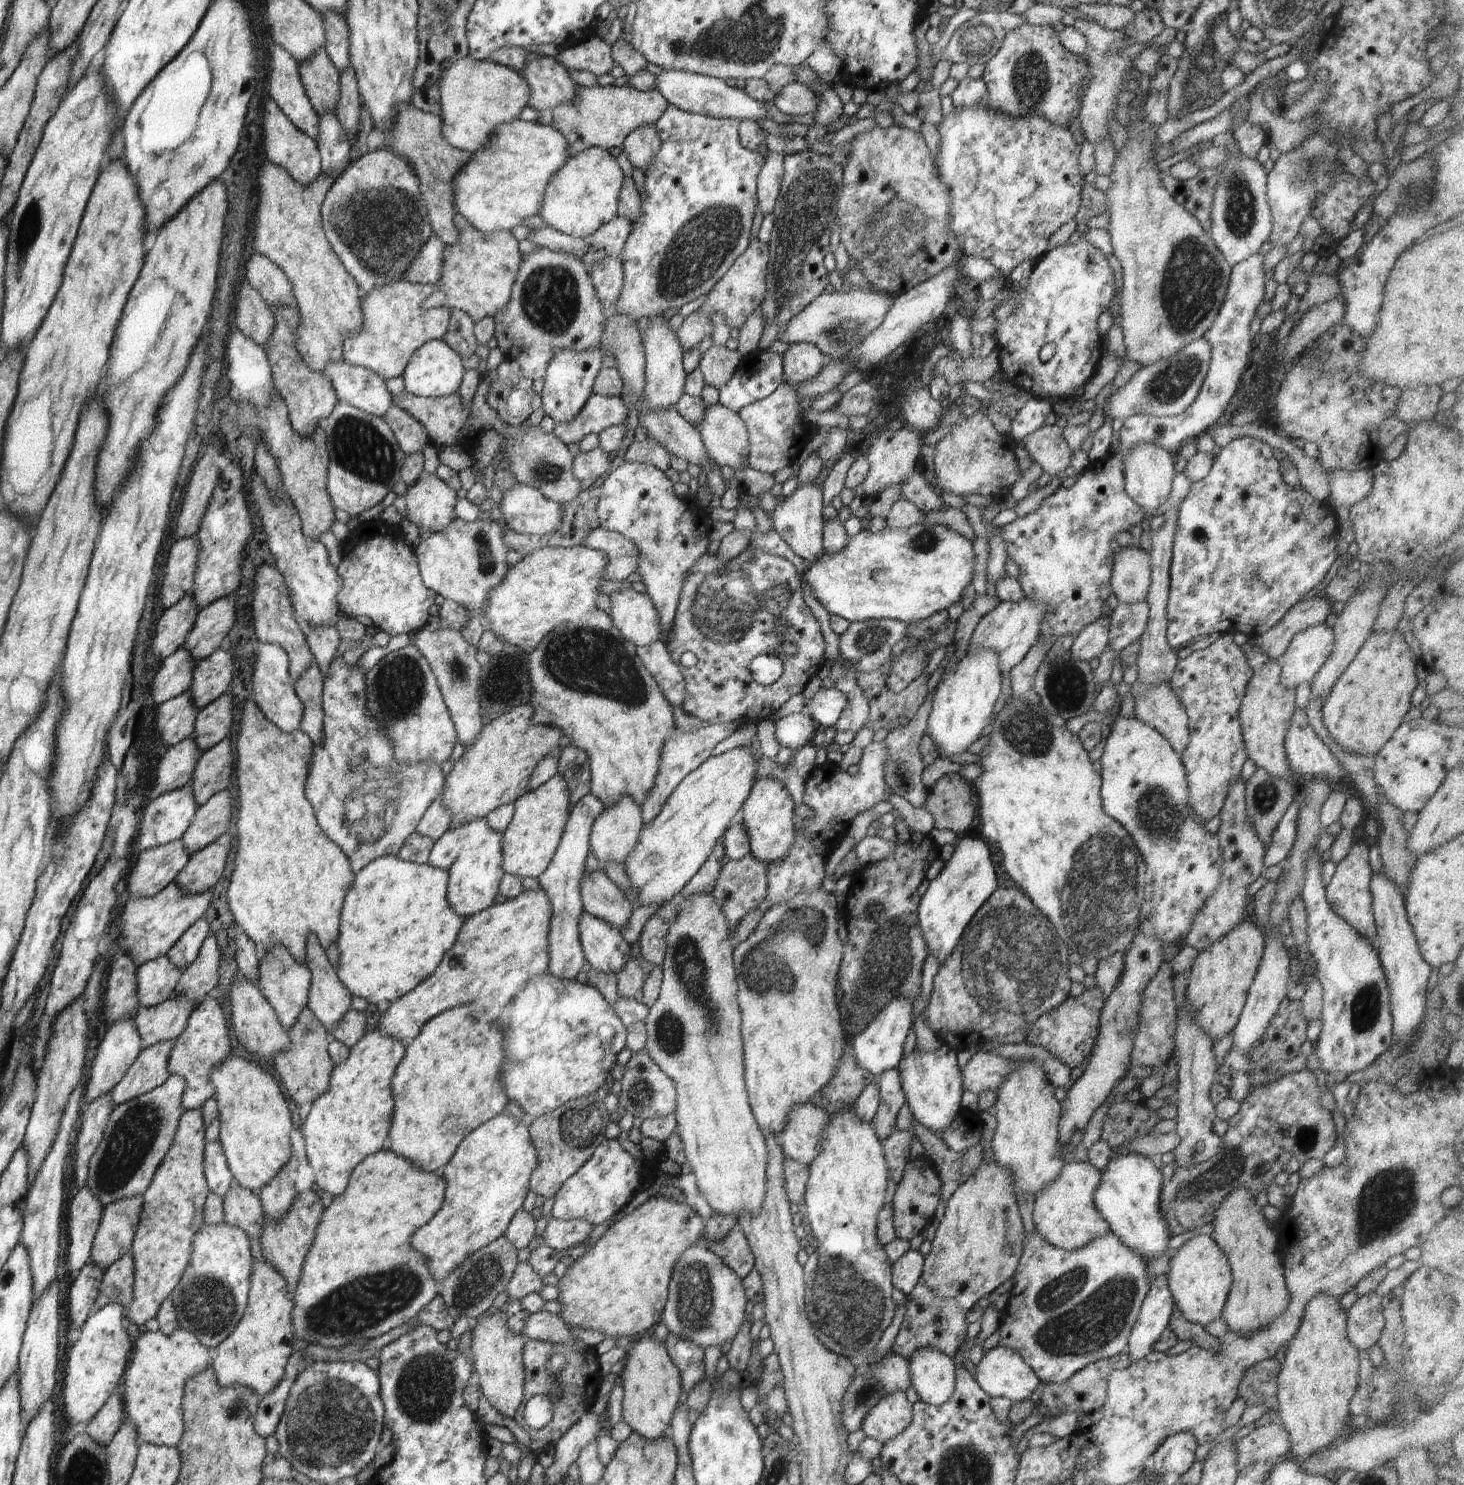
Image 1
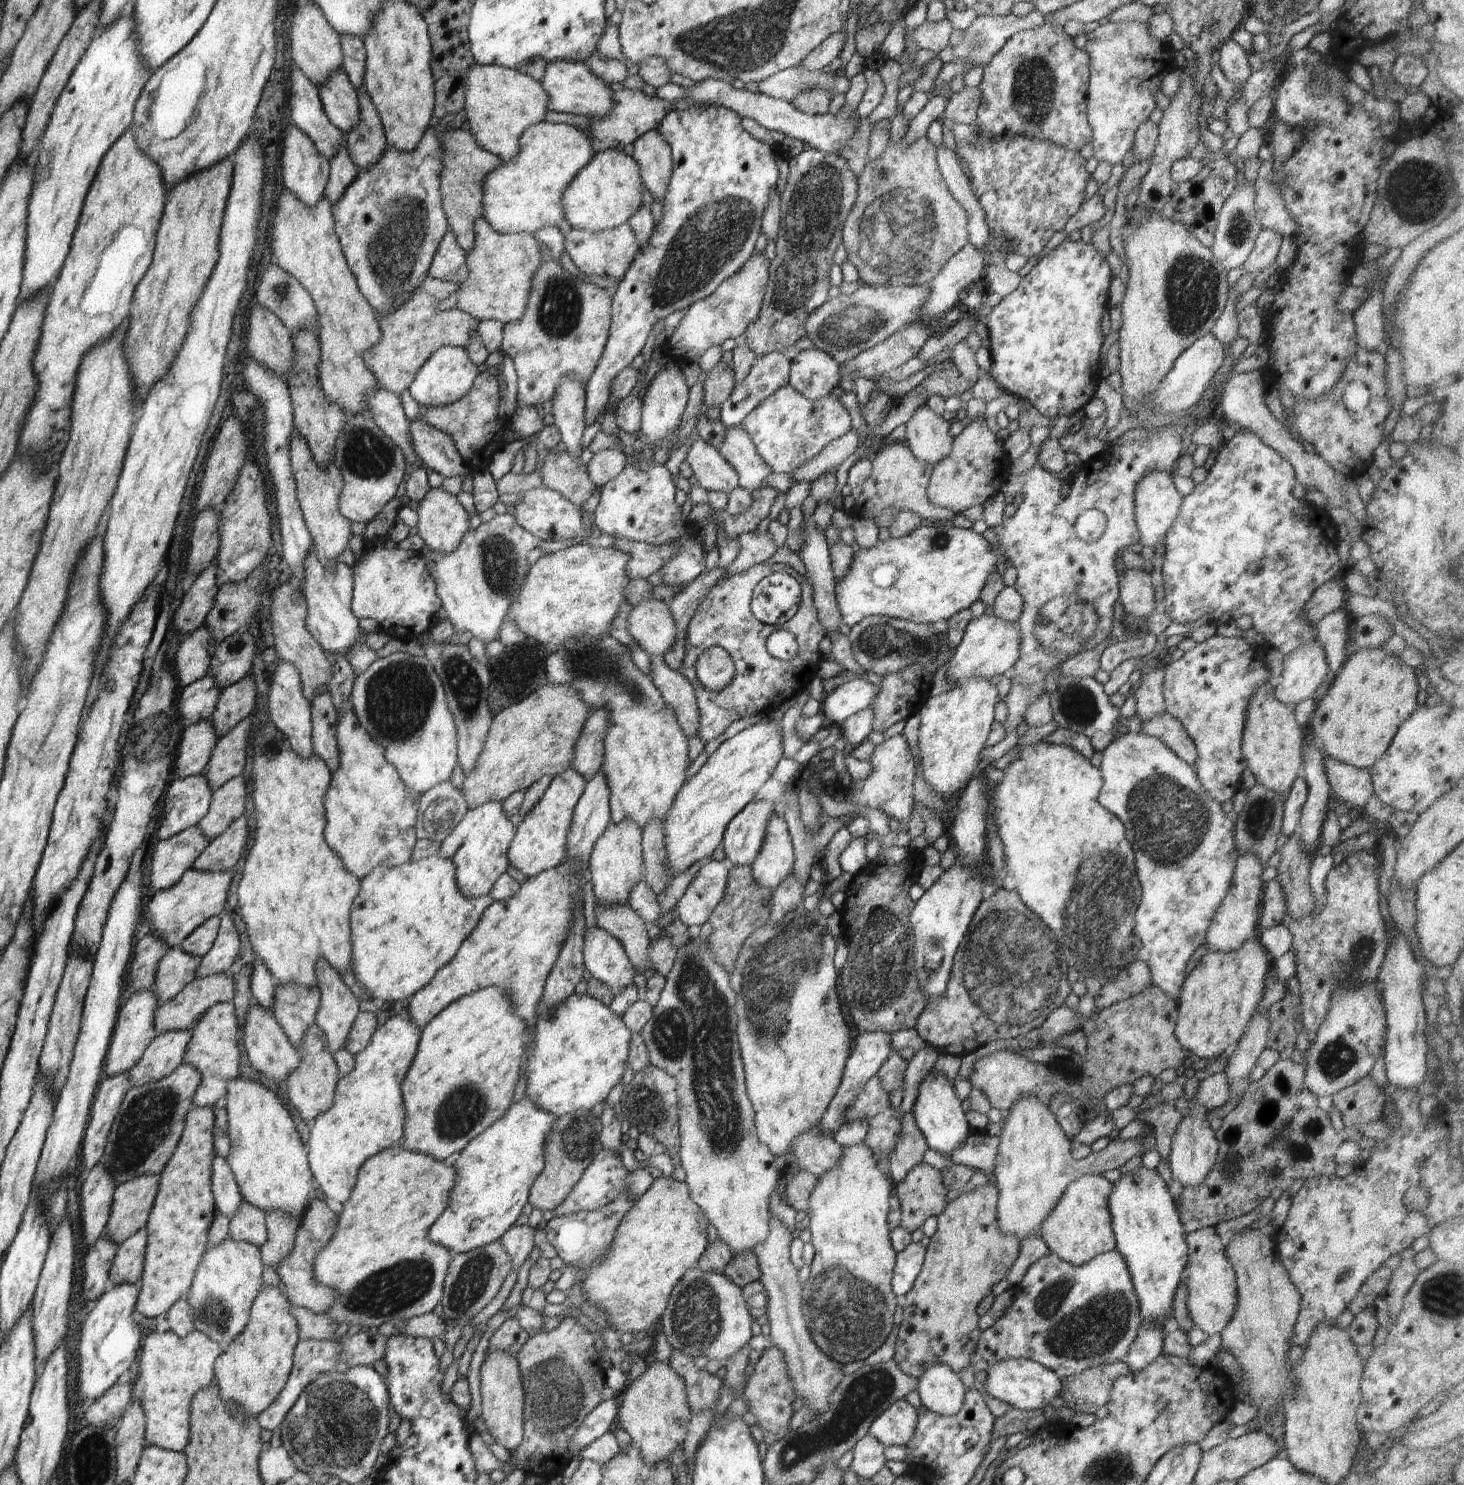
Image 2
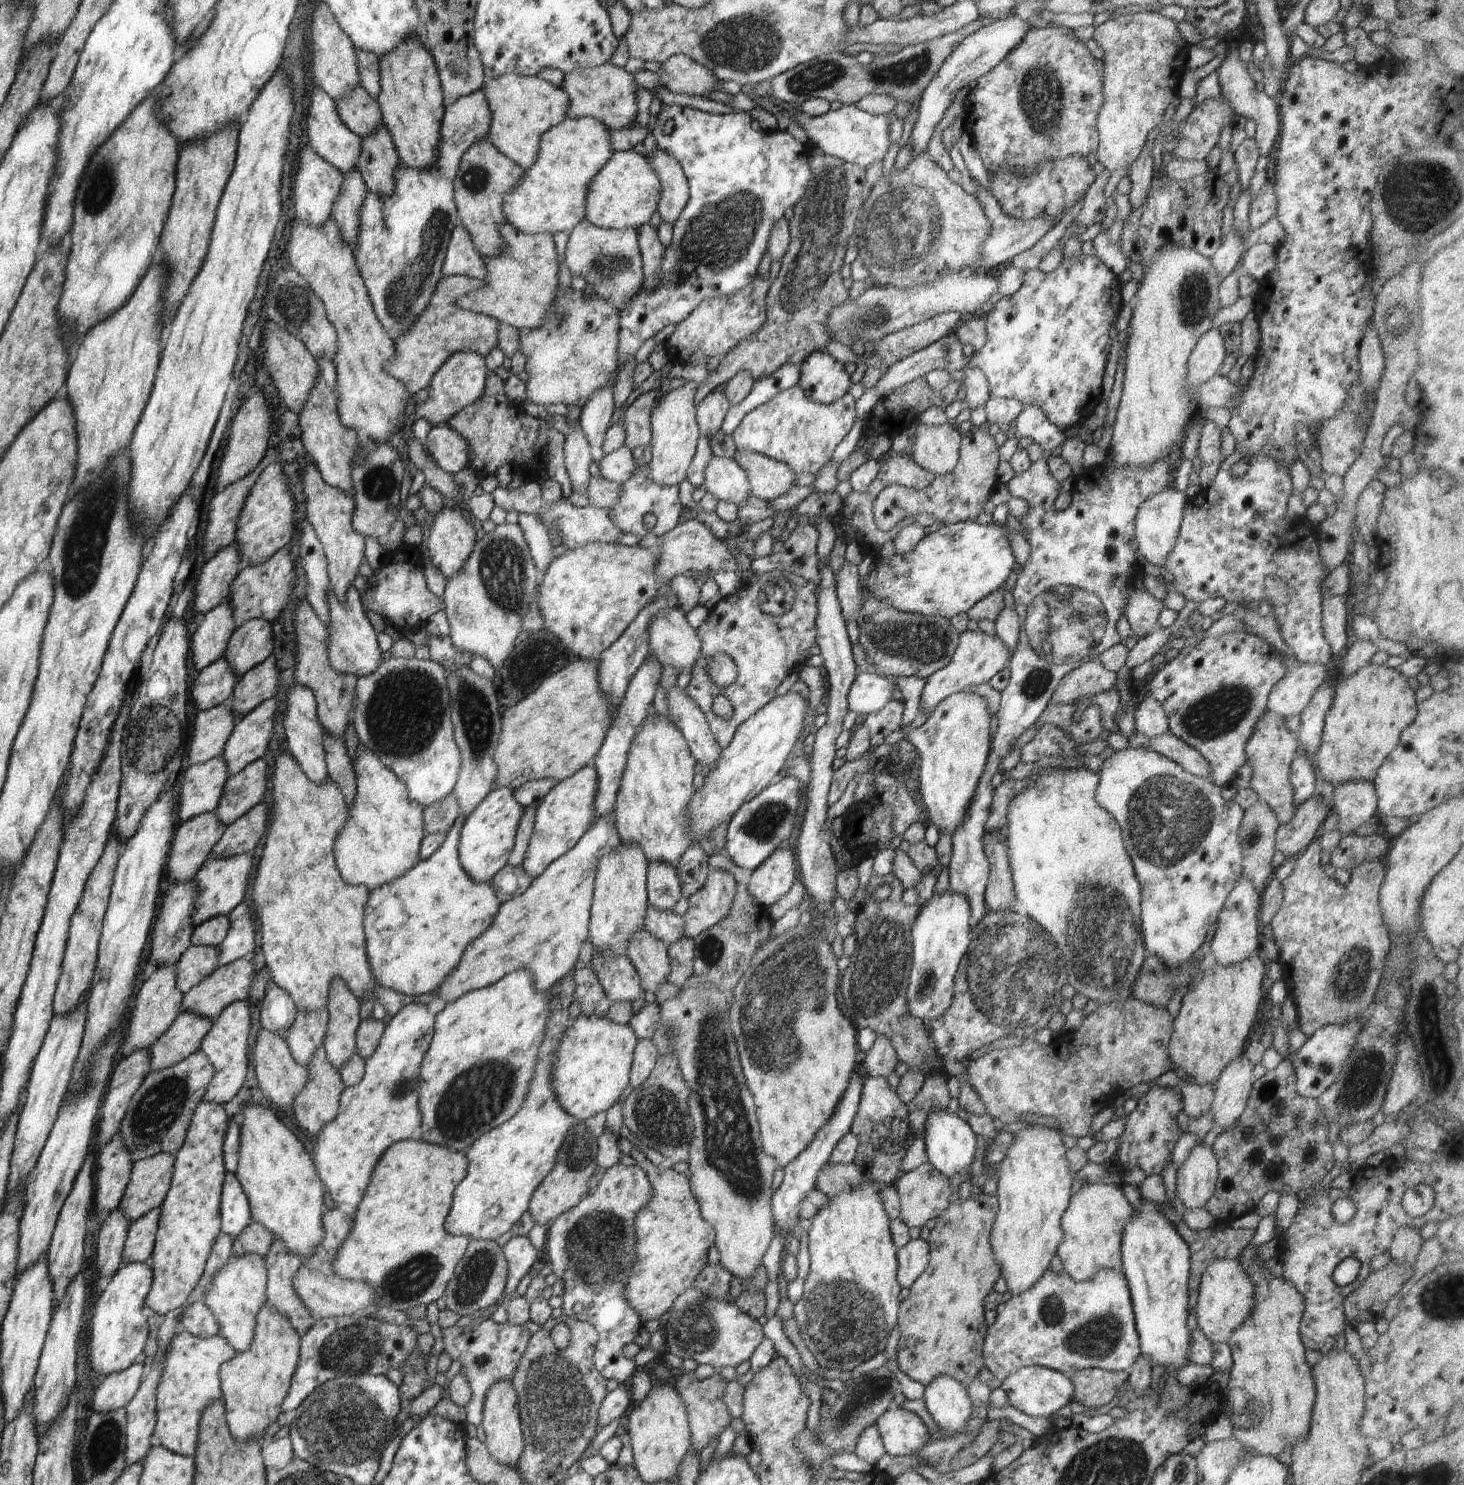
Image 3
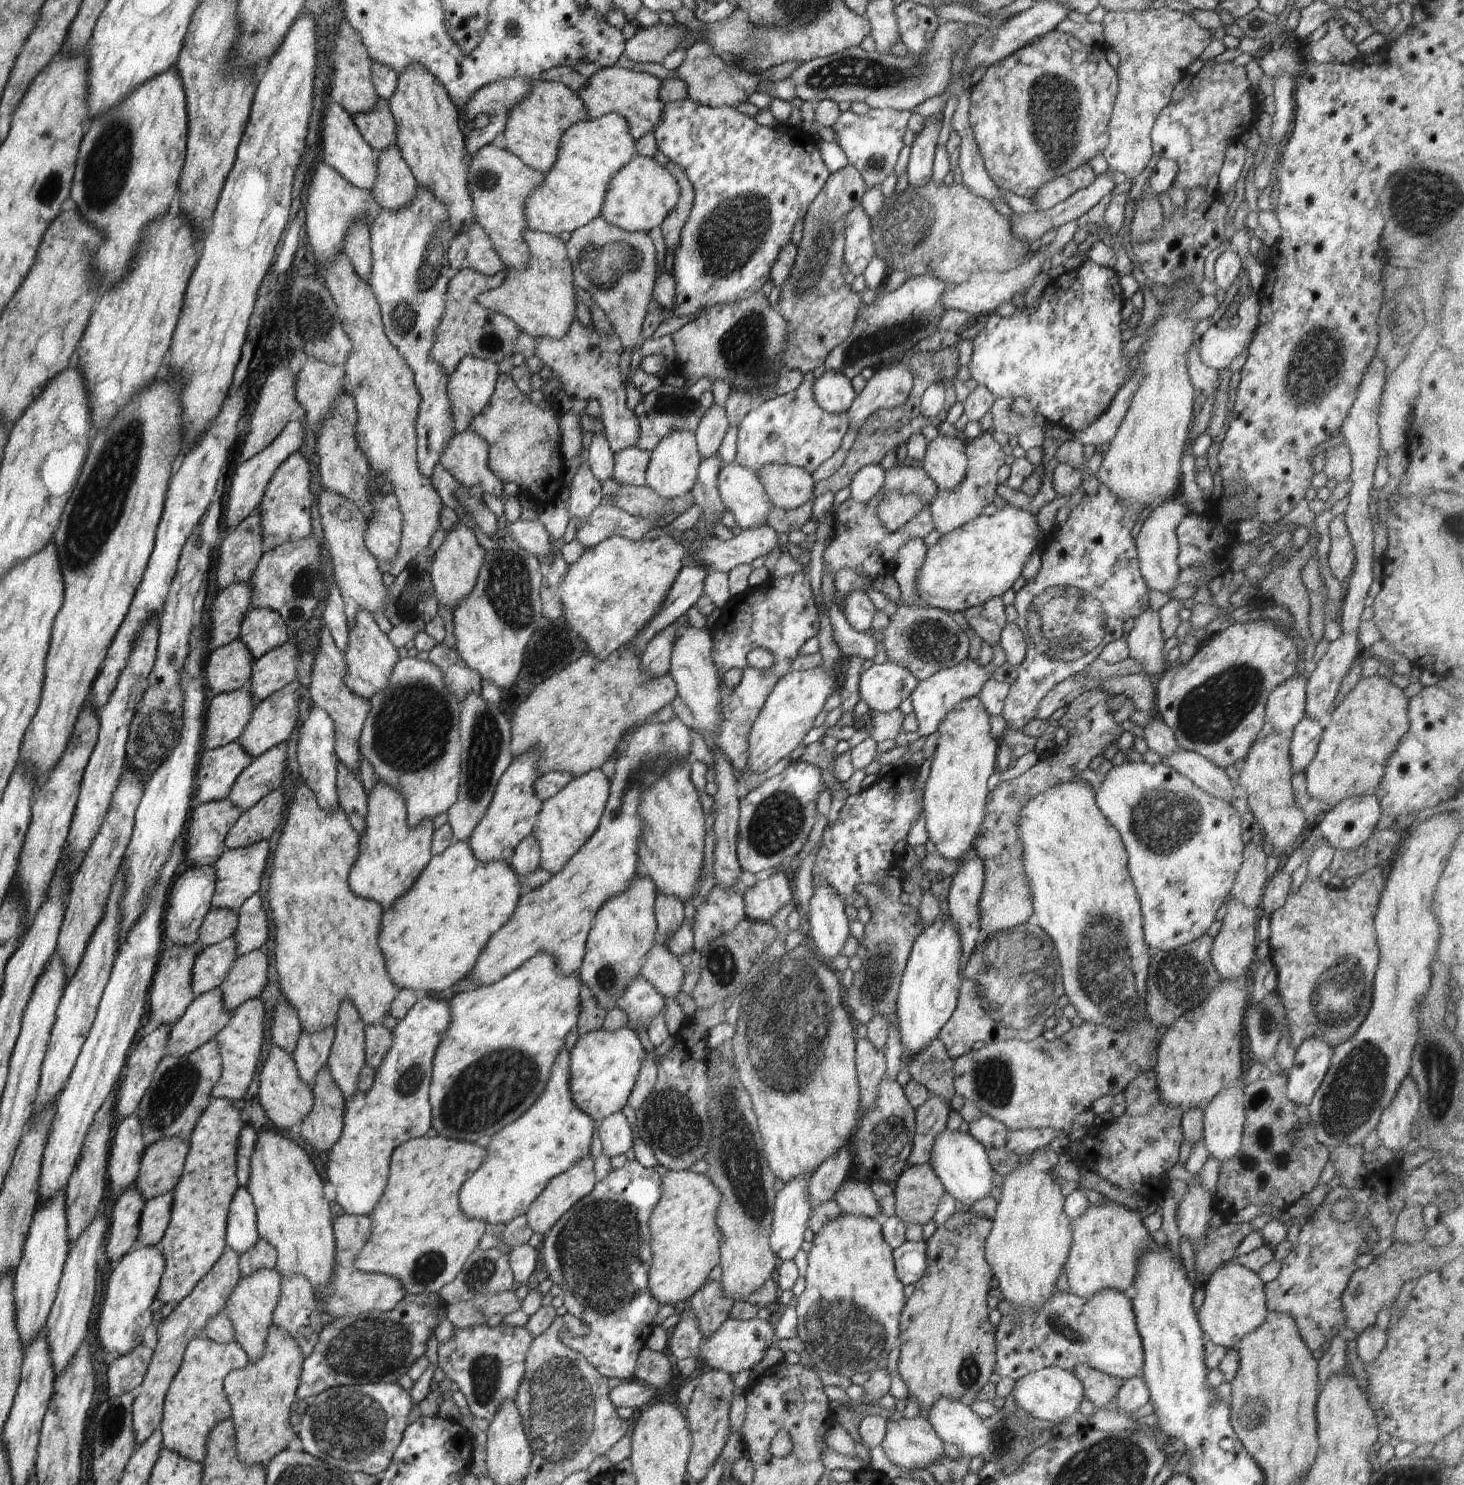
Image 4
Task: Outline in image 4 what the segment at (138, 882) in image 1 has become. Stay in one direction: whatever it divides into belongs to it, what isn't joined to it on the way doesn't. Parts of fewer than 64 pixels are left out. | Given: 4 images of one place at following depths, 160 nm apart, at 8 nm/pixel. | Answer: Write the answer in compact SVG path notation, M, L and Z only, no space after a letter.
M230 799L210 801L190 810L190 818L186 825L185 845L183 855L188 864L193 867L212 867L225 849L225 838L228 831L236 824L243 811Z

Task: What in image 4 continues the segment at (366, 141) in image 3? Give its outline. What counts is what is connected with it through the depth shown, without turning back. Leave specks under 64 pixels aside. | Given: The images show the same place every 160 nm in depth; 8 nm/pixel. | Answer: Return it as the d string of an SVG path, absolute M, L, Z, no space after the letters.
M397 145L387 146L378 154L375 185L370 194L382 209L399 209L409 205L419 185Z

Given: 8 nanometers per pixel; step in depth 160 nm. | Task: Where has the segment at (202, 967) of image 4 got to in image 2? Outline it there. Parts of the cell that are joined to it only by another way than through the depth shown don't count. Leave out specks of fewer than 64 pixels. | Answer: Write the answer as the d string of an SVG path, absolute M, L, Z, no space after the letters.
M170 947L158 961L151 991L160 1005L172 1000L187 984L194 981L201 958Z

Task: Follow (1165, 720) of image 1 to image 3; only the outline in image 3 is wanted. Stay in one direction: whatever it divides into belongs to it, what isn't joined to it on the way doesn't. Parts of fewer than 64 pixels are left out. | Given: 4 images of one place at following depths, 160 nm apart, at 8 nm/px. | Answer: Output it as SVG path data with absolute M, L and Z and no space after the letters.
M1169 730L1150 738L1150 746L1158 754L1180 763L1180 766L1189 773L1209 780L1210 769L1207 760L1193 746L1173 735Z

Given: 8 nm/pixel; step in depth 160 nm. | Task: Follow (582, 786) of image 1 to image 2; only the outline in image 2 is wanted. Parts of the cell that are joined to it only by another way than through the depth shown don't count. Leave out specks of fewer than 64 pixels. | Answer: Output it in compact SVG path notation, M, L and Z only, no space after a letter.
M592 709L574 745L570 769L578 771L587 783L601 770L604 745L603 736L608 728L609 714L604 709Z

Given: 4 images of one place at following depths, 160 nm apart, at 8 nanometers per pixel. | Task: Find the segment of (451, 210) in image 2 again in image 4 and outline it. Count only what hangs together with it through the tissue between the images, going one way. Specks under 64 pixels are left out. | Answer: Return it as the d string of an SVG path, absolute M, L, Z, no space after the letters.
M491 143L479 148L471 155L471 159L469 160L467 189L473 202L472 210L475 214L475 220L488 235L496 254L498 254L504 266L510 267L511 269L522 270L526 268L527 262L529 261L530 249L523 239L524 229L527 228L523 204L532 190L538 188L540 184L542 184L544 177L544 173L526 166L520 158L514 156L514 153L496 147Z

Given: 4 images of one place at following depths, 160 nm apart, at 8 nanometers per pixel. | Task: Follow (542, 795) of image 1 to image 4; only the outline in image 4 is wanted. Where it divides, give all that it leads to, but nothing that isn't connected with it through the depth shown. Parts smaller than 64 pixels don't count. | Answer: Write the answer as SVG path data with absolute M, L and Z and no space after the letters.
M592 769L574 777L556 796L542 803L537 823L531 832L540 847L540 869L551 875L559 873L567 865L568 859L594 834L610 796L609 779L602 769Z

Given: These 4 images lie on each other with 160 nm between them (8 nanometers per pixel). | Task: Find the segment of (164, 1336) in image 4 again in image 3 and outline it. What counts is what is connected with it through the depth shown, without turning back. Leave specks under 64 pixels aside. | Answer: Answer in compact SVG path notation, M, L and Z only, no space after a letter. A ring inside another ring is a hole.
M221 1230L214 1241L212 1250L205 1264L204 1272L202 1273L196 1290L194 1290L192 1294L191 1302L200 1300L203 1292L209 1287L210 1281L215 1277L215 1274L227 1263L227 1260L235 1251L234 1238L228 1236L228 1234ZM169 1340L167 1344L158 1346L158 1353L156 1354L156 1368L148 1374L146 1380L140 1383L140 1388L136 1391L134 1398L128 1402L125 1406L127 1414L127 1425L125 1428L125 1433L127 1436L126 1446L125 1446L125 1466L129 1467L133 1464L140 1463L143 1458L148 1454L151 1449L153 1442L153 1432L156 1424L156 1397L155 1392L161 1377L161 1372L163 1369L163 1360L165 1359L165 1354L167 1353L167 1346L169 1345Z

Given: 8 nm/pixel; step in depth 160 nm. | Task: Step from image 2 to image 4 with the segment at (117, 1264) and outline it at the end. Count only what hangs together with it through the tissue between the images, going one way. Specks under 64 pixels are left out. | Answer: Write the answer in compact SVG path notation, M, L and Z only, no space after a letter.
M168 1191L145 1202L141 1210L136 1246L159 1246L171 1220L173 1192Z

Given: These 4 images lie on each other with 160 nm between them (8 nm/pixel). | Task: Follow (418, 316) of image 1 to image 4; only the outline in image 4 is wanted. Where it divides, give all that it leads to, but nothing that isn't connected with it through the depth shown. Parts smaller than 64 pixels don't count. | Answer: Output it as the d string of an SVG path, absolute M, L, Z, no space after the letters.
M462 269L450 279L445 294L445 309L439 327L435 330L435 341L429 354L448 376L464 357L473 356L498 364L504 357L514 356L515 338L522 332L503 314L484 309L477 303L480 293L500 286L507 274L498 271L487 277L472 269Z

